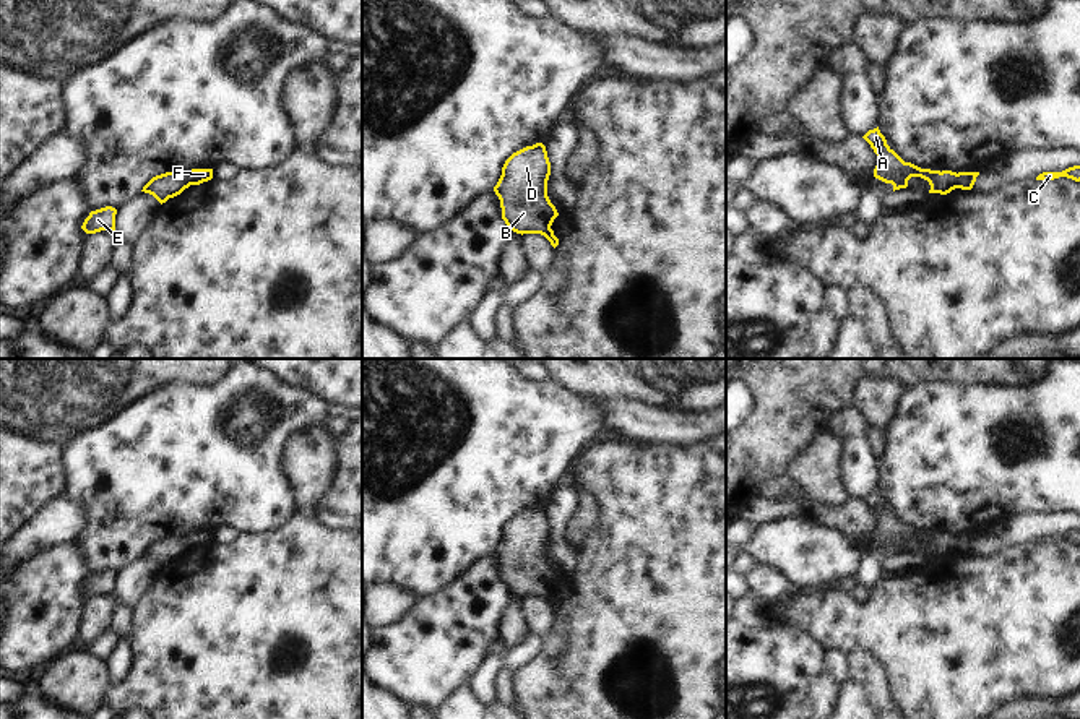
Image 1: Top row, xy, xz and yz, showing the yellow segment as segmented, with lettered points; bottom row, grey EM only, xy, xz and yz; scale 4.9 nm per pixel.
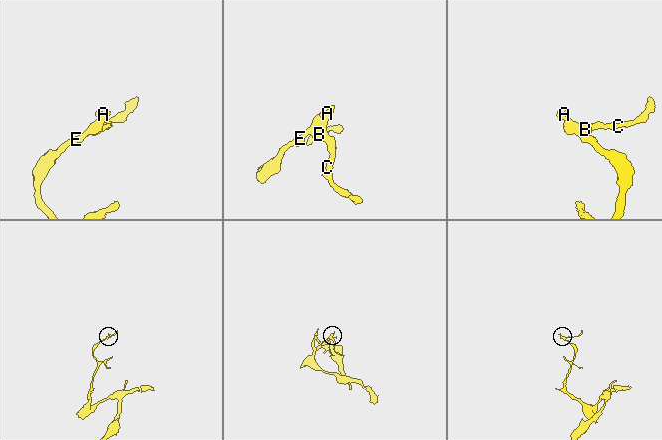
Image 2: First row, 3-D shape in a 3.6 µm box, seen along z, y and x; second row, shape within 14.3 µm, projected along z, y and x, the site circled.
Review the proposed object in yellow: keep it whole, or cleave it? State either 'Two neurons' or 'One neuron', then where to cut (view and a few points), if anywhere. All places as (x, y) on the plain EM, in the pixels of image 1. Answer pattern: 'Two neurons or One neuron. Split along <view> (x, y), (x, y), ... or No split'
One neuron. No split

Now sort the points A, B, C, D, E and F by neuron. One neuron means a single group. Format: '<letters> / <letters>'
A B C D E F

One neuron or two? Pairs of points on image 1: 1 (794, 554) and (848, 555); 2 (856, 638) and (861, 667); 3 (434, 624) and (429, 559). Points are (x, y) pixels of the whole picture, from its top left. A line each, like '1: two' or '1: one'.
1: one
2: two
3: two

